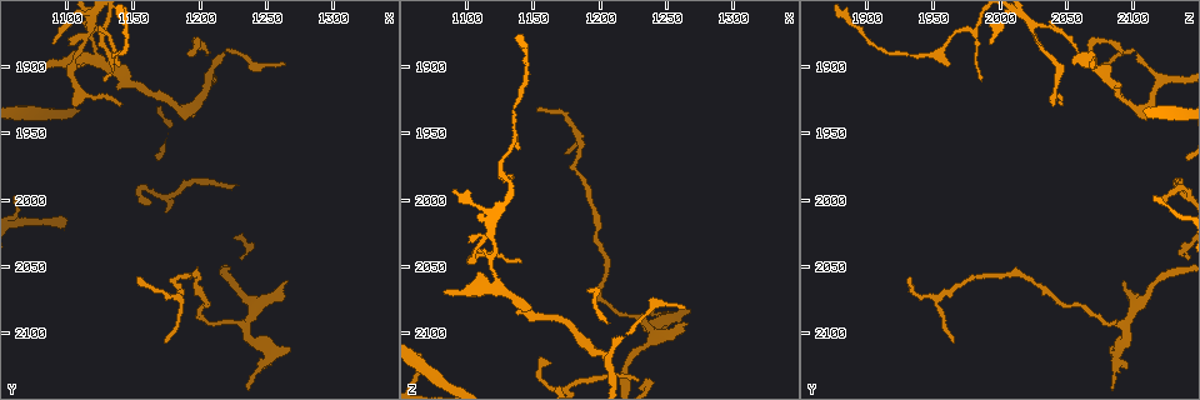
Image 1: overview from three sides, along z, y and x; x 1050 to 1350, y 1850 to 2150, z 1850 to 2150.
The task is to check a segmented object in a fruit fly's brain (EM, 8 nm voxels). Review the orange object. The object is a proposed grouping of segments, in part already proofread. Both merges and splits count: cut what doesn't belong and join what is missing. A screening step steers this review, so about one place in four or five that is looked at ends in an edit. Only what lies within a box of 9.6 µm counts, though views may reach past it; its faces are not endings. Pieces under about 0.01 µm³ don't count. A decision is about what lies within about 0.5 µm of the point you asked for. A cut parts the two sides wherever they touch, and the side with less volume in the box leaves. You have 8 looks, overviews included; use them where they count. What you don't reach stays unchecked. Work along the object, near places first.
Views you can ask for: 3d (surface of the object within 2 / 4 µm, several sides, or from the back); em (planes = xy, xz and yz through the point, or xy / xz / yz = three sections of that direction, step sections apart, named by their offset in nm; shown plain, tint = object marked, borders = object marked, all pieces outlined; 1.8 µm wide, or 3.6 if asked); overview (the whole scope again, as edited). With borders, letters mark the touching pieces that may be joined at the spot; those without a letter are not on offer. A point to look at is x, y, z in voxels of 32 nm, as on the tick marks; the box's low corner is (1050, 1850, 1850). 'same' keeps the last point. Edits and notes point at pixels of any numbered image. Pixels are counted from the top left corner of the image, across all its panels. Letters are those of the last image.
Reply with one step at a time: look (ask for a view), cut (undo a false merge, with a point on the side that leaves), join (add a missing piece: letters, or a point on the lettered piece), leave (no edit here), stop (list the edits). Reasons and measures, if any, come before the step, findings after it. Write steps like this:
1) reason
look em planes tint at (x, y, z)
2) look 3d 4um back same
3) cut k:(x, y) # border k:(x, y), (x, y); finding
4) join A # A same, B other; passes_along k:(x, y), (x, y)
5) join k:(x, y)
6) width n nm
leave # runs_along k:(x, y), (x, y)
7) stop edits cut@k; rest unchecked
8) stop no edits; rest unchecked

look em planes plain at (1232, 2096, 2092)

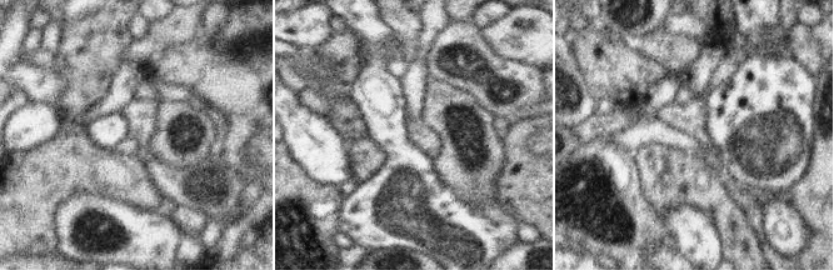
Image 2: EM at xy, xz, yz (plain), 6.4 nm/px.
look em planes tint same

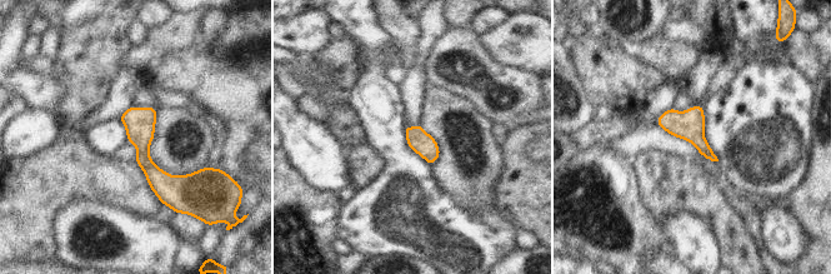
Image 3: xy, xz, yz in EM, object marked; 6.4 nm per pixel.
see the neighbours
look em planes borders same

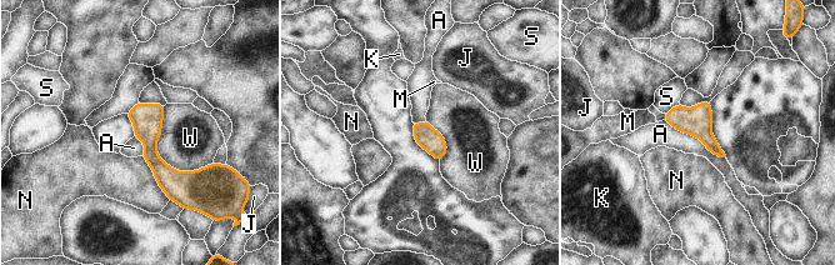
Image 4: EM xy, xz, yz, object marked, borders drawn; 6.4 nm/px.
width 150 nm
leave # A other, J other, K other, M other, N other, S other, W other; runs_along 4:(135, 109), (171, 178), (204, 173); continuous, no second cell

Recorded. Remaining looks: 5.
an open end
look 3d 2um at (1152, 2058, 1934)

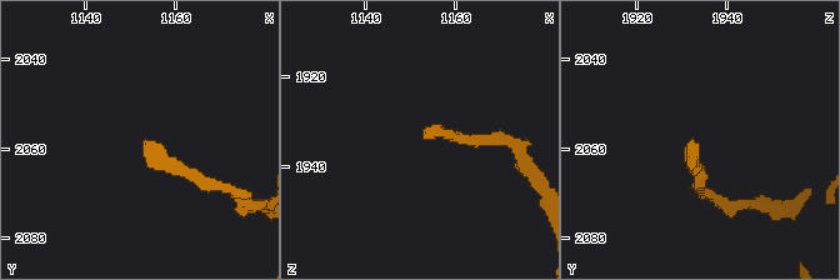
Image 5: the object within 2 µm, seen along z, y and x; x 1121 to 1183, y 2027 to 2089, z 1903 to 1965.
look em planes borders at (1152, 2059, 1933)

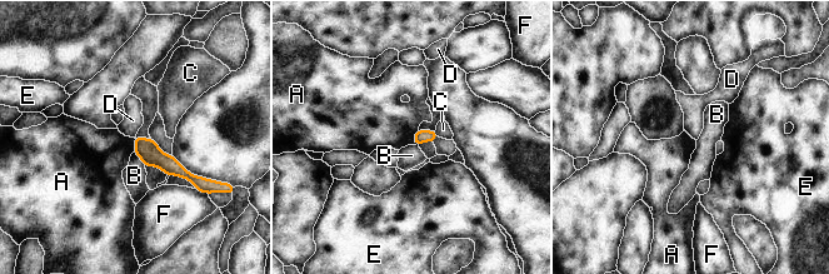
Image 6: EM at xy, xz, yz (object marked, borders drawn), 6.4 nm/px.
leave # A other, B other, C other, D other, E other, F other; border 6:(418, 129), (414, 144); none of them fits

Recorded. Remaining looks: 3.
sudden change in width
look 3d 4um at (1118, 1870, 2026)

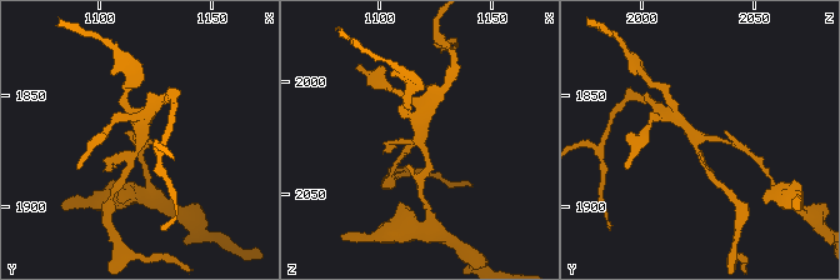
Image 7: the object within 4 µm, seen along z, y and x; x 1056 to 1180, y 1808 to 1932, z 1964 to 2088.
arms 4
look em yz step 8 borders at (1117, 1869, 2025)

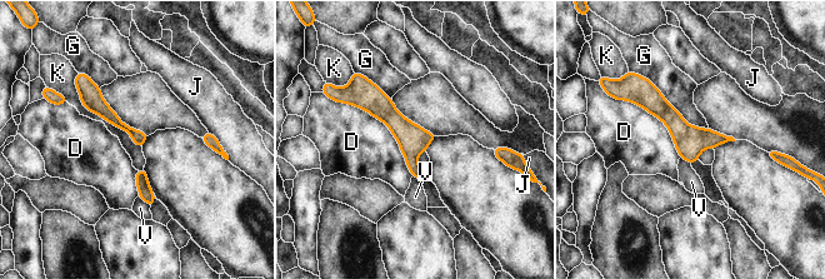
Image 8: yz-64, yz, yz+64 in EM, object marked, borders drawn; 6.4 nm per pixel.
leave # D other, G other, J other, K other, V other; runs_along 8:(634, 99), (726, 139); one cell here

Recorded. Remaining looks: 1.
stop no edits; rest unchecked

